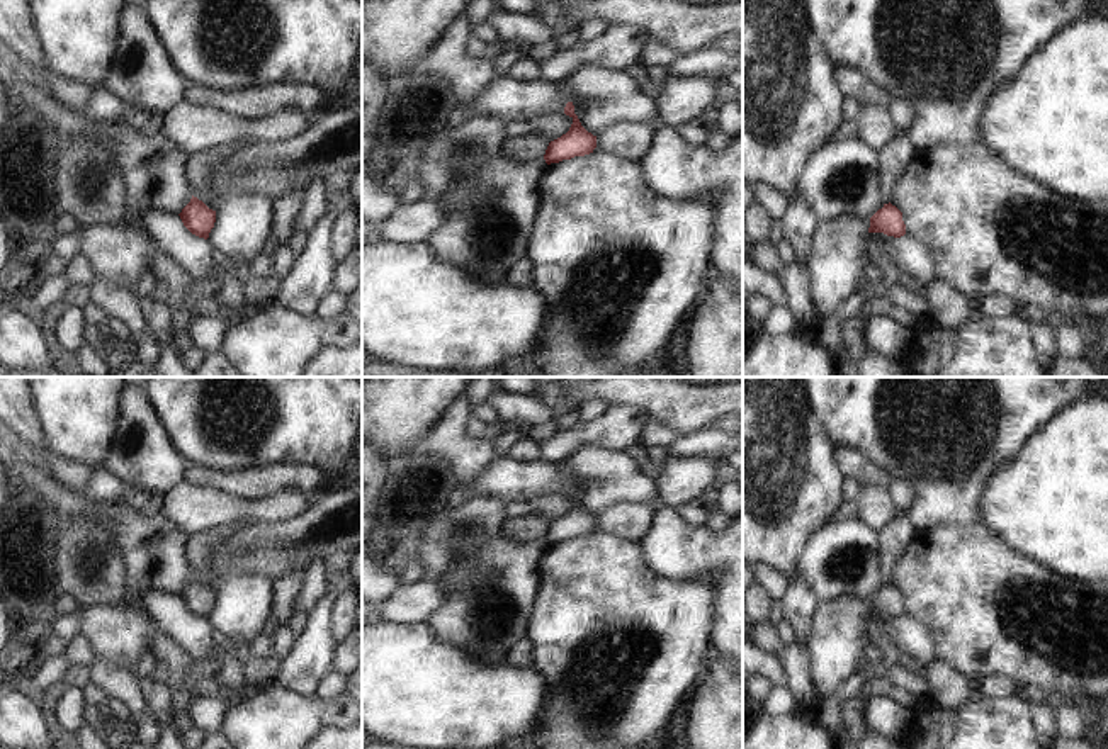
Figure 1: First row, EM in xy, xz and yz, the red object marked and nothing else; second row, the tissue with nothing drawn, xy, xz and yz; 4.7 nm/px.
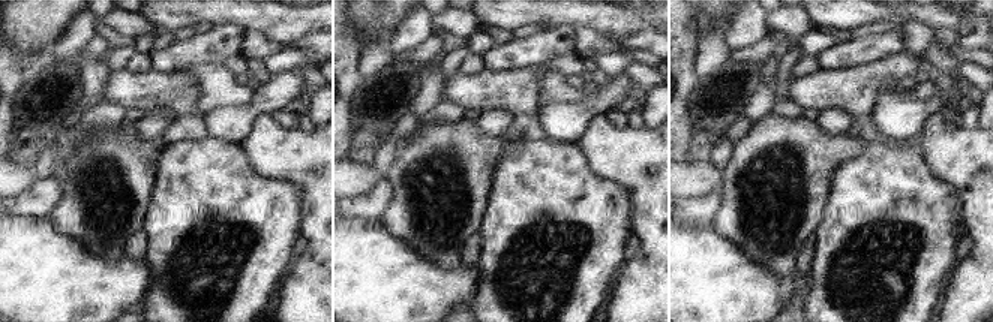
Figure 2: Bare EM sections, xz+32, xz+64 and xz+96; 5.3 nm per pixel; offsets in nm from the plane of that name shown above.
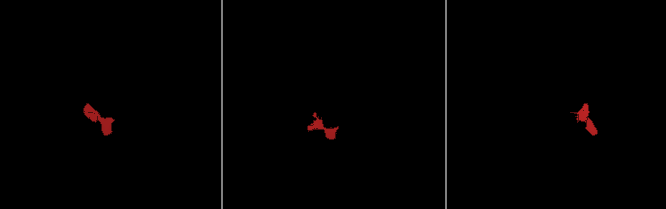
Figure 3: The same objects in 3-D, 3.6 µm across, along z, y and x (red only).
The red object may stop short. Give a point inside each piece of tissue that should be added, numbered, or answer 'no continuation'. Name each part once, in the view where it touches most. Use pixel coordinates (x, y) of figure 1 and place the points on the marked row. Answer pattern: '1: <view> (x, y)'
1: xz (505, 99)

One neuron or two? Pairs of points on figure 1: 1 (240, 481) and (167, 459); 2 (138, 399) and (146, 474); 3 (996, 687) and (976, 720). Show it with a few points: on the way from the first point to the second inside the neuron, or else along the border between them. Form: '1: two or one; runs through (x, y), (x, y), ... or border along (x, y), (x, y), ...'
1: two; border along (189, 464), (184, 478)
2: one; runs through (140, 418), (148, 430), (146, 456)
3: two; border along (1018, 697), (983, 698)

